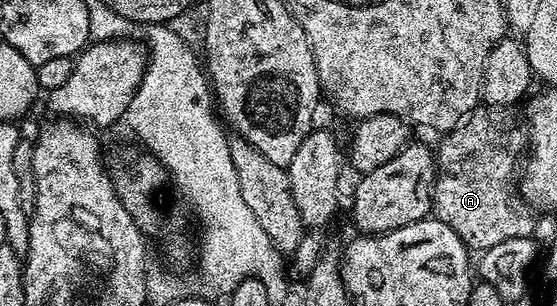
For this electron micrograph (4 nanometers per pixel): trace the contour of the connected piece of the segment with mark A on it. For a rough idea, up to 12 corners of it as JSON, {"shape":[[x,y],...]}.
{"shape":[[481,103],[439,137],[431,215],[469,250],[524,242],[526,132]]}

